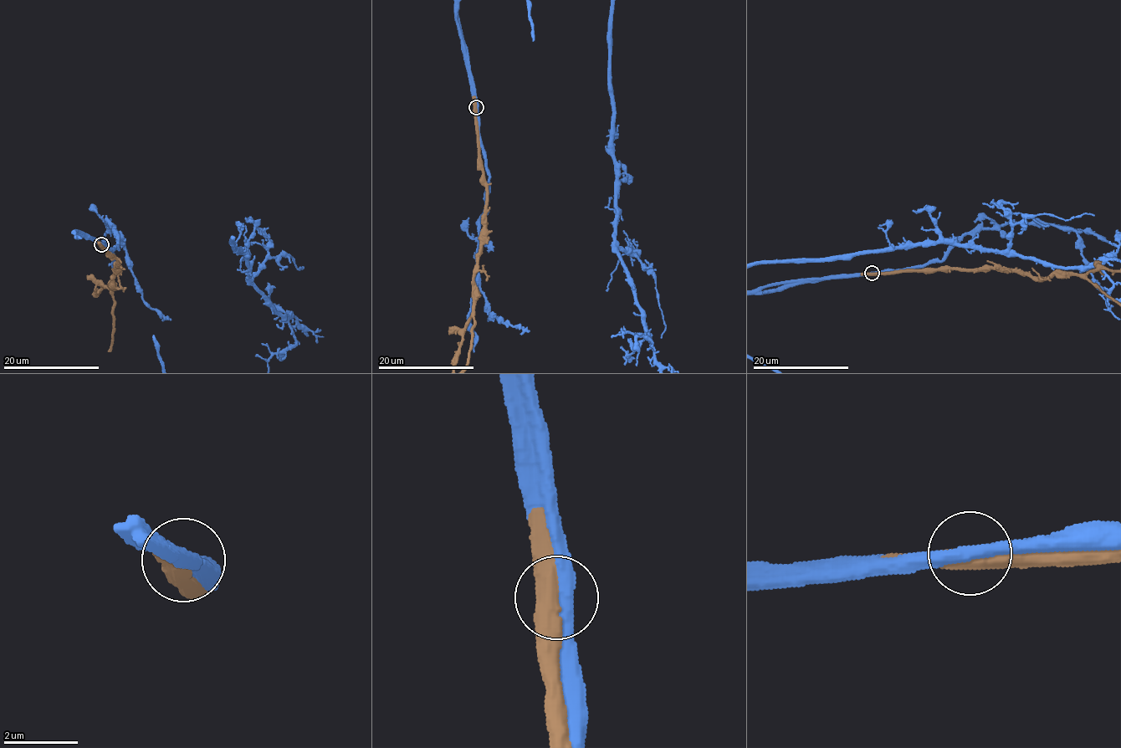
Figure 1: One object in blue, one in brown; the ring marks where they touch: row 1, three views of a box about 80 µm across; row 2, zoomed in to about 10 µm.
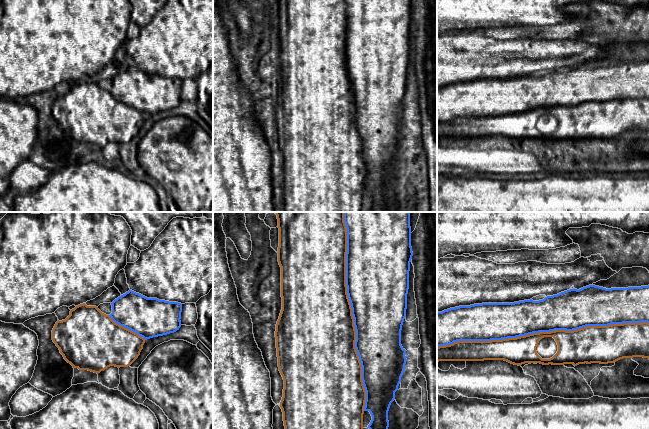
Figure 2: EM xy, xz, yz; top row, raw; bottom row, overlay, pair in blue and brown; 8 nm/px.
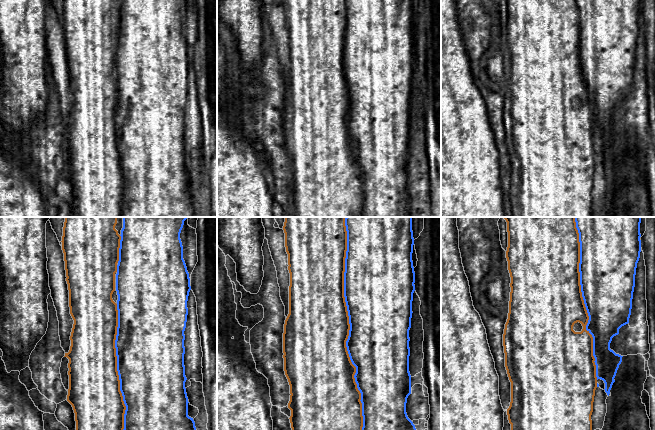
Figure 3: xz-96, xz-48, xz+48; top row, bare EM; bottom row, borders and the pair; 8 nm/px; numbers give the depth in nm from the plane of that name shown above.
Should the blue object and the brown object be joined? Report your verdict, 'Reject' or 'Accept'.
Accept

